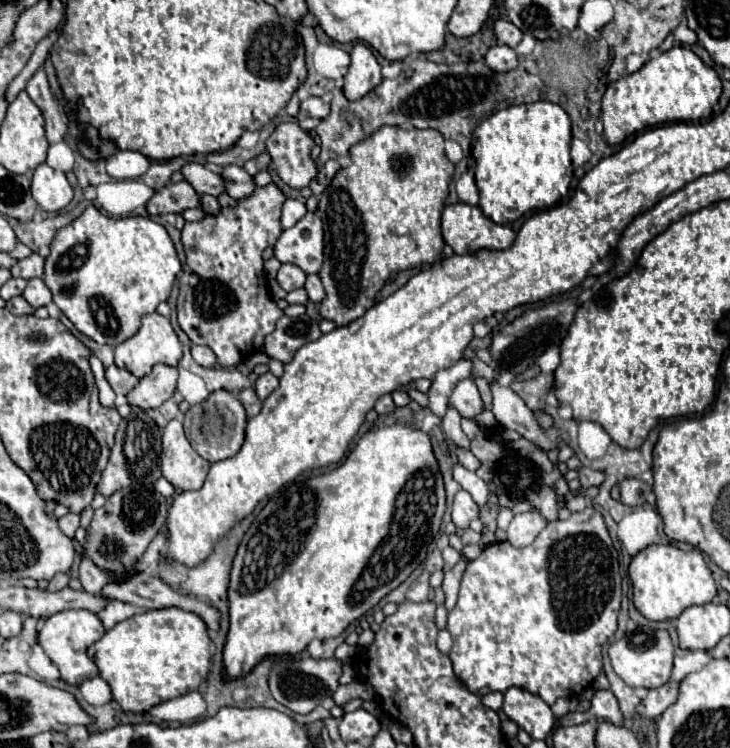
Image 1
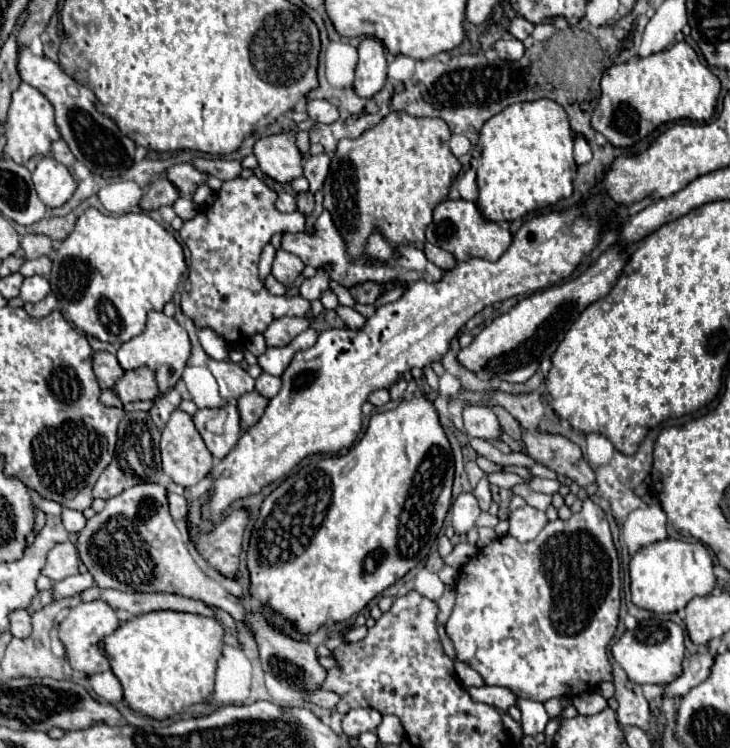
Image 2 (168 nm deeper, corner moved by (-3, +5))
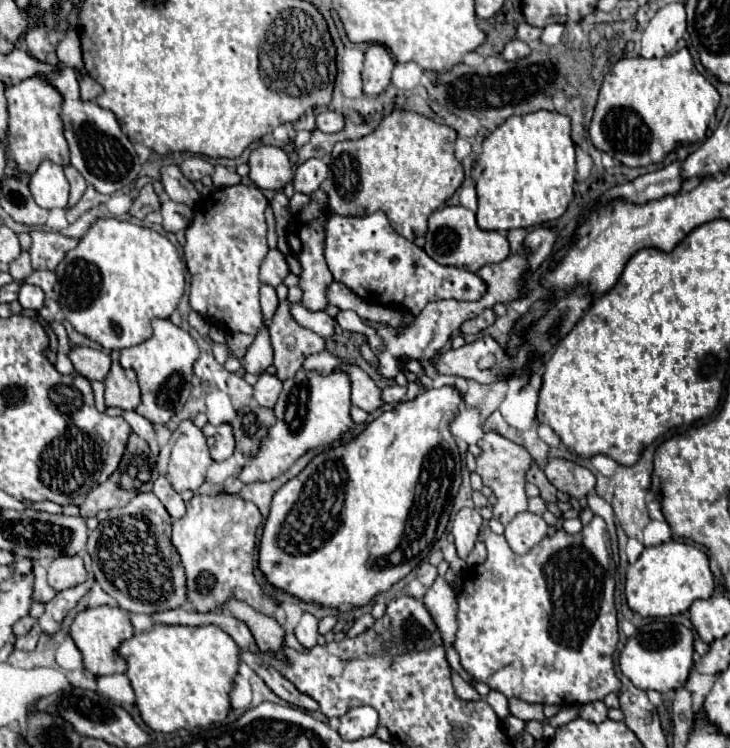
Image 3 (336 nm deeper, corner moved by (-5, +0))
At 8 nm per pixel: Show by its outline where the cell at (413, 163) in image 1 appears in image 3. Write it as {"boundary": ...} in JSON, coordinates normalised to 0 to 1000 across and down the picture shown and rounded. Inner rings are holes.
{"boundary":[[[538,147],[525,158],[514,176],[503,179],[500,184],[462,190],[453,203],[451,235],[442,243],[442,251],[451,259],[453,281],[467,289],[503,289],[525,281],[538,307],[558,321],[579,316],[585,310],[585,291],[590,283],[604,278],[634,243],[634,222],[621,203],[623,184],[626,176],[618,168],[599,166],[590,158],[563,147]]]}

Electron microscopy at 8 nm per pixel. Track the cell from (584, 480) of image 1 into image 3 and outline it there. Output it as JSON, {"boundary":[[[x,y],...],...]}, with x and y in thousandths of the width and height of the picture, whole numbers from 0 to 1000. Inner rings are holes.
{"boundary":[[[755,612],[744,631],[747,631],[749,642],[766,658],[779,660],[790,668],[796,663],[804,663],[815,652],[815,636],[804,626],[799,626],[788,618],[777,618],[777,615],[768,615],[768,612]]]}

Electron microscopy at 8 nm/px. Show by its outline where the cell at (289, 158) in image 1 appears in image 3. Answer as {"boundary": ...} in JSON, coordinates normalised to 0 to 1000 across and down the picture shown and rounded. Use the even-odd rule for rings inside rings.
{"boundary":[[[355,195],[341,209],[341,238],[358,254],[385,254],[401,241],[396,209],[379,195]]]}

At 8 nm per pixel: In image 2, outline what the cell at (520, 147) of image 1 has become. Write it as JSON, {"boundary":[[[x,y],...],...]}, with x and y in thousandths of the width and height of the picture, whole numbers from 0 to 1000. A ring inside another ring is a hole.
{"boundary":[[[736,132],[692,143],[662,167],[656,194],[653,277],[667,295],[705,295],[727,282],[782,263],[789,227],[785,175],[779,170],[779,156],[766,138]]]}

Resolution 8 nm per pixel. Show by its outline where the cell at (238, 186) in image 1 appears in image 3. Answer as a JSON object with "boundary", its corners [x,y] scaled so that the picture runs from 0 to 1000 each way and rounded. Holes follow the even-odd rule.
{"boundary":[[[273,209],[256,211],[245,225],[248,225],[251,235],[259,241],[275,241],[284,233],[292,233],[292,219],[286,219],[284,214],[278,214]]]}

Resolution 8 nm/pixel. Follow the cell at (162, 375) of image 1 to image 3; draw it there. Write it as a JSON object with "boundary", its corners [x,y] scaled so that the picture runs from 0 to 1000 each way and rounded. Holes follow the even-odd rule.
{"boundary":[[[152,471],[155,487],[149,500],[141,505],[144,513],[144,540],[160,543],[166,548],[185,548],[193,537],[193,524],[188,503],[182,495],[171,495],[163,487],[163,471]]]}

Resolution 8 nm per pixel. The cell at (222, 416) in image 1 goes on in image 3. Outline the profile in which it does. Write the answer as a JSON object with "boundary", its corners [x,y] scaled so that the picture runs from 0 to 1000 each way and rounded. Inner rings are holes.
{"boundary":[[[284,567],[284,570],[278,572],[278,580],[281,580],[281,586],[284,586],[289,612],[292,612],[295,618],[311,615],[311,612],[319,607],[322,588],[319,588],[319,575],[316,575],[314,567],[303,567],[303,570],[289,570],[289,567]]]}

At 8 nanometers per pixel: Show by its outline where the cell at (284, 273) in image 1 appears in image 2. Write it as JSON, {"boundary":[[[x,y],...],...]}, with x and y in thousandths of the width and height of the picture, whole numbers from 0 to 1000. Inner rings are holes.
{"boundary":[[[382,333],[379,341],[377,341],[374,362],[371,362],[371,365],[377,368],[377,373],[379,373],[382,378],[393,381],[393,378],[401,378],[401,376],[415,365],[415,360],[418,360],[418,352],[415,352],[407,341]]]}

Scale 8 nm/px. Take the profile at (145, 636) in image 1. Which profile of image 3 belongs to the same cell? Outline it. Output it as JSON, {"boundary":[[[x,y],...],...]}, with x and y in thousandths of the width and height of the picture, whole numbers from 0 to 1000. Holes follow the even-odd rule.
{"boundary":[[[212,837],[204,845],[185,848],[163,866],[163,874],[174,882],[174,906],[188,930],[188,947],[199,968],[212,979],[242,979],[248,973],[278,973],[311,960],[316,949],[314,925],[327,893],[327,864],[322,856],[297,837]]]}

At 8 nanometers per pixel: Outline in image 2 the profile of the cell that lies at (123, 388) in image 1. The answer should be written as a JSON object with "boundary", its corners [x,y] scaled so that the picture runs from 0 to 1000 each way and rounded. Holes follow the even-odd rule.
{"boundary":[[[147,469],[127,472],[127,496],[133,501],[133,509],[136,509],[138,520],[155,517],[168,504],[168,499],[171,499],[166,493],[160,477],[152,475],[152,472],[147,472]]]}

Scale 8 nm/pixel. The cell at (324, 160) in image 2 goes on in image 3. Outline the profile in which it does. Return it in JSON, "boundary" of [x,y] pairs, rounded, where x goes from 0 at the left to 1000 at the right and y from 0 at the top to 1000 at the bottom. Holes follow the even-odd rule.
{"boundary":[[[423,211],[421,217],[415,217],[401,235],[401,251],[404,257],[415,257],[415,259],[426,259],[432,257],[440,243],[448,238],[448,222],[442,214],[437,211]]]}

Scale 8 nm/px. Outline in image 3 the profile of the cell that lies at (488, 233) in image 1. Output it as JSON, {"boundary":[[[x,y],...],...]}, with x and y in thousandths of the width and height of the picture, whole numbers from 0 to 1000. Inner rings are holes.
{"boundary":[[[607,275],[588,289],[588,307],[582,313],[579,334],[607,356],[626,356],[645,364],[667,353],[681,353],[697,342],[697,324],[686,310],[659,307],[651,297],[651,283],[634,275]]]}

